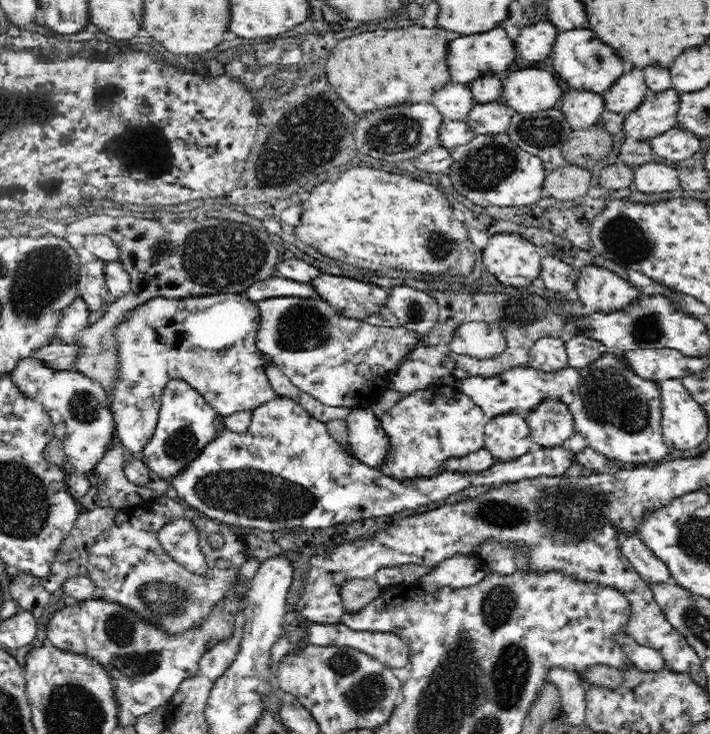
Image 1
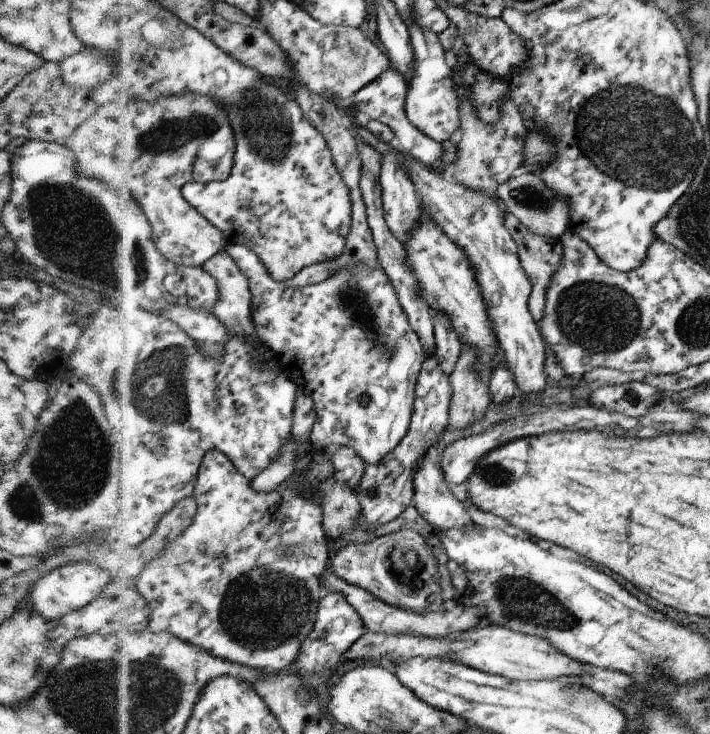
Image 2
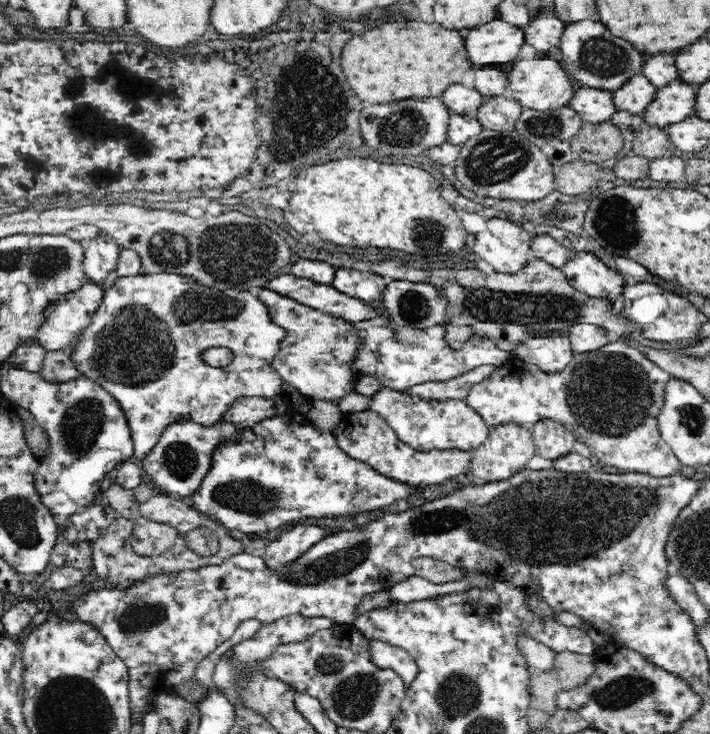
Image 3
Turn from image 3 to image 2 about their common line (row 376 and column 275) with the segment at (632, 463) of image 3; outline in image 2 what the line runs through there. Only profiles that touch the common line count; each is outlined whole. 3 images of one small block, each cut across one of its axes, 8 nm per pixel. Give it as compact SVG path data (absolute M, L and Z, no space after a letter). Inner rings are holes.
M312 449L313 460L309 470L301 472L297 478L291 477L285 484L281 484L275 492L255 492L252 486L252 480L247 479L229 458L225 452L221 450L211 450L204 459L203 465L199 471L200 477L196 485L194 498L199 504L198 514L195 516L193 524L187 528L179 536L175 538L167 546L167 550L155 560L151 560L139 576L135 577L135 582L138 590L148 600L149 607L152 608L152 618L149 624L149 629L153 633L171 632L175 634L178 639L185 640L199 648L208 651L213 656L221 657L225 660L235 662L235 664L243 664L259 671L275 671L283 670L283 668L291 668L293 662L297 662L299 654L301 654L301 646L307 640L307 636L315 630L317 626L317 612L320 605L323 603L324 592L321 588L321 576L325 574L325 568L329 567L331 560L331 553L329 552L329 544L332 542L325 534L323 528L324 512L323 508L317 504L317 500L313 500L315 490L309 492L295 492L295 484L303 484L307 482L311 488L319 488L319 484L327 478L331 478L336 474L335 467L333 466L332 458L329 451Z

